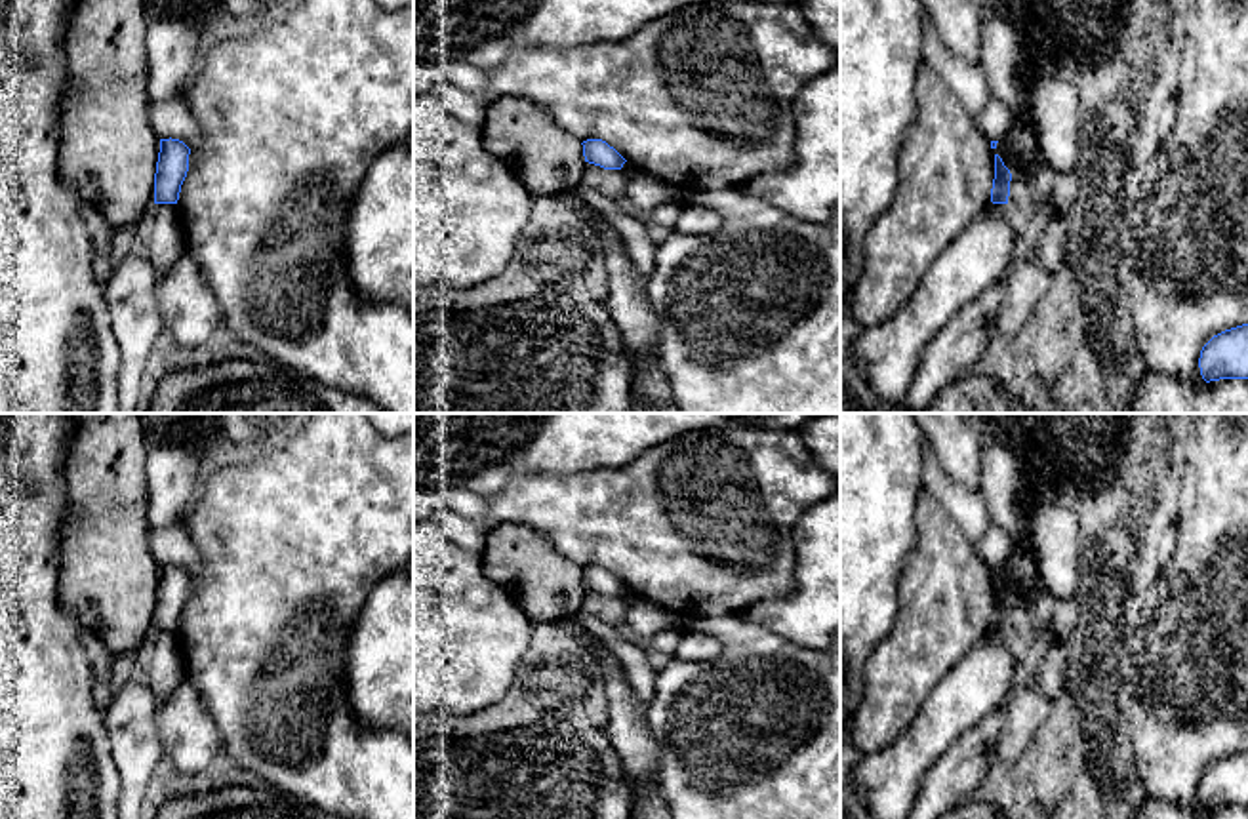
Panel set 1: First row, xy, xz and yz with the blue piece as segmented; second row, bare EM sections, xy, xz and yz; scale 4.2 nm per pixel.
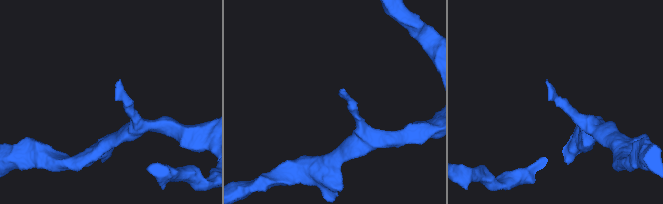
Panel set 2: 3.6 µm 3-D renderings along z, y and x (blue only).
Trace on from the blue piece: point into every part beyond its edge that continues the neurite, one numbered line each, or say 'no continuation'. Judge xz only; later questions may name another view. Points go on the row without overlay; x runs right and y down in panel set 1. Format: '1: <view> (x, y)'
no continuation

